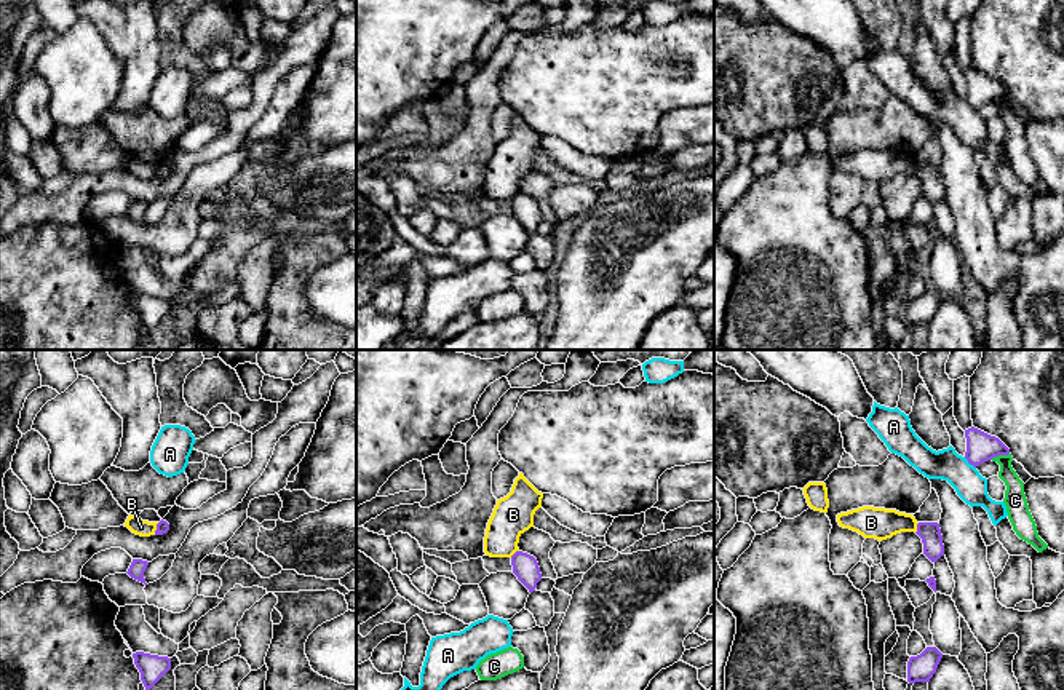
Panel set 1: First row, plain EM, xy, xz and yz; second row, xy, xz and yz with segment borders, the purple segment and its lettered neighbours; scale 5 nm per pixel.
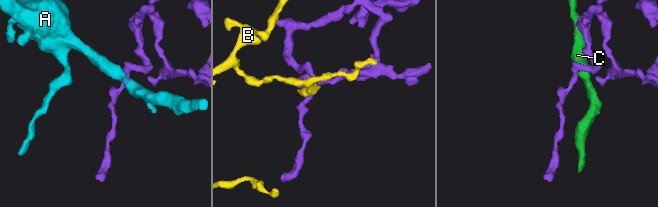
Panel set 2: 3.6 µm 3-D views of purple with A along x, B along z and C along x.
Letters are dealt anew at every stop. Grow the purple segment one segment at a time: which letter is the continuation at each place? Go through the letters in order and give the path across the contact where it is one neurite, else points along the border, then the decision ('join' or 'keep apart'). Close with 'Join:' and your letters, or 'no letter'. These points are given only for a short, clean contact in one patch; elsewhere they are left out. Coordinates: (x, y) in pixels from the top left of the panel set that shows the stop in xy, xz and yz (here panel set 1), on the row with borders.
A: along yz (964, 457), (975, 468) | keep apart
B: along xy (158, 523), (154, 532) | keep apart
C: along yz (1008, 452), (991, 459) | keep apart
Join: no letter

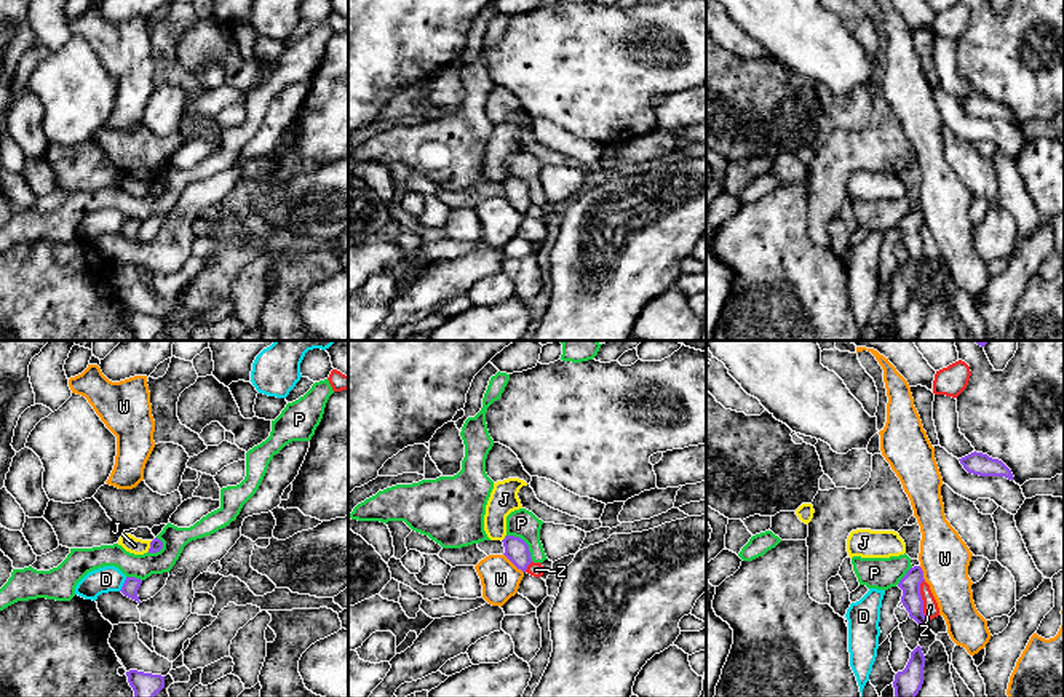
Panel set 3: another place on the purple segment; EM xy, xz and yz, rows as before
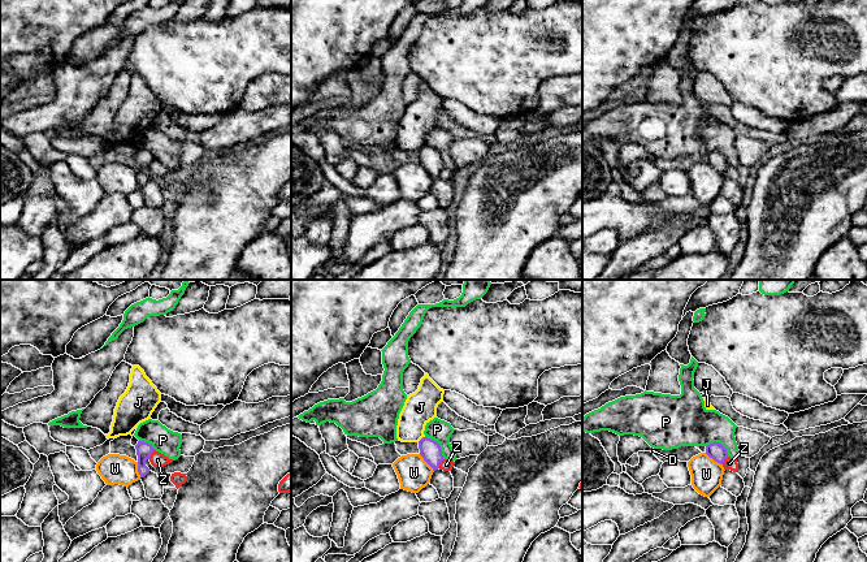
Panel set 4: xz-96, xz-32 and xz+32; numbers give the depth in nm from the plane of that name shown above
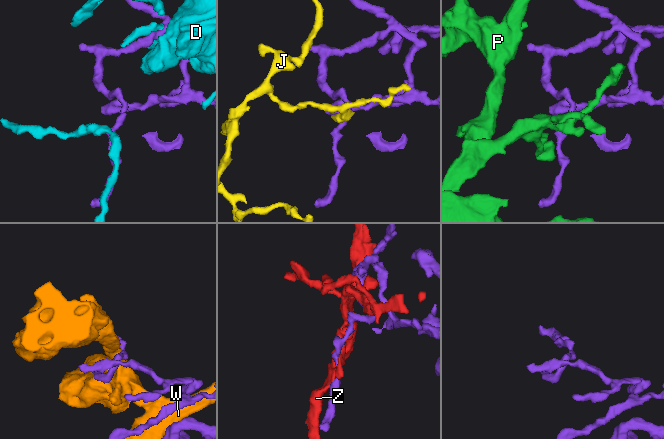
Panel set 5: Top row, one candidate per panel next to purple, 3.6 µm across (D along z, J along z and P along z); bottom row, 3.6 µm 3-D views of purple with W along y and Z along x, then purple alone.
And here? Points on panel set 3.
D: keep apart
J: along xy (152, 541), (147, 550) | keep apart
P: along xz (505, 536), (518, 536), (528, 545), (532, 560) | keep apart
W: along xz (504, 553), (523, 573) | keep apart
Z: keep apart
Join: no letter

